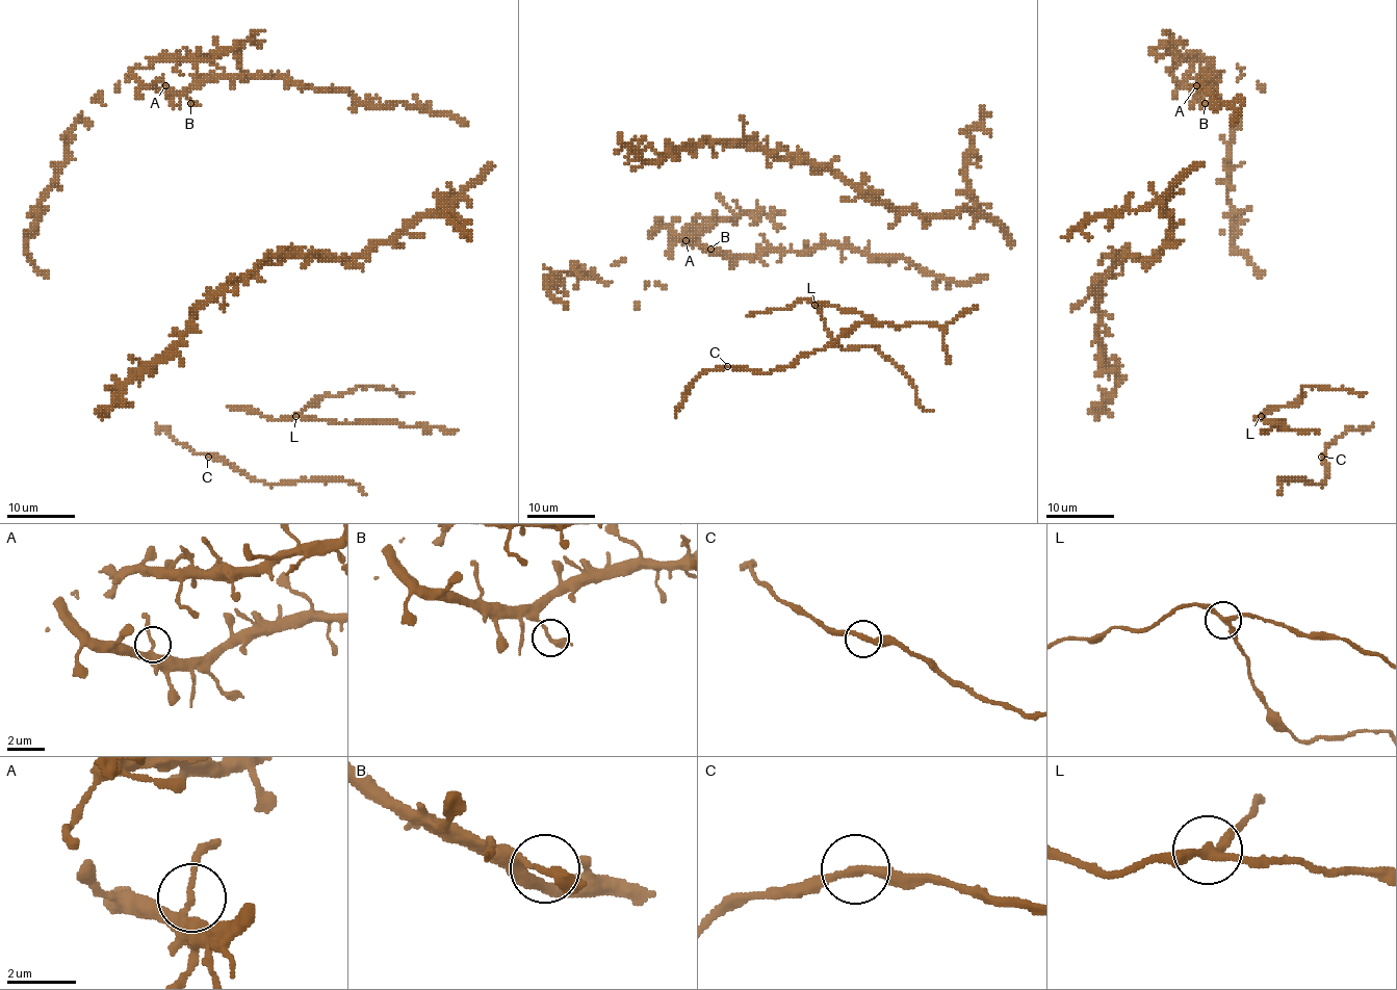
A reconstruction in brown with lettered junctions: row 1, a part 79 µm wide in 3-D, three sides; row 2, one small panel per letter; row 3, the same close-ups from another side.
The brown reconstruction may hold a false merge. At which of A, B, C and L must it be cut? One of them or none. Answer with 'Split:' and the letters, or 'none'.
Split: L

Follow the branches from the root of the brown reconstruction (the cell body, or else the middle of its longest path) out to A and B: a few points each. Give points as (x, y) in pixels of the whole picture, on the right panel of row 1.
A: (1213, 104), (1211, 96), (1201, 87), (1211, 77), (1203, 90), (1197, 90), (1196, 85)
B: (1213, 104), (1211, 96), (1201, 87), (1211, 77), (1210, 87), (1203, 94), (1205, 103)

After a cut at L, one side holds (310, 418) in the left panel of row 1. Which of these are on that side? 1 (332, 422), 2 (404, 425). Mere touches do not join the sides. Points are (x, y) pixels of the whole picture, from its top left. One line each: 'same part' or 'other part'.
1: same part
2: same part

